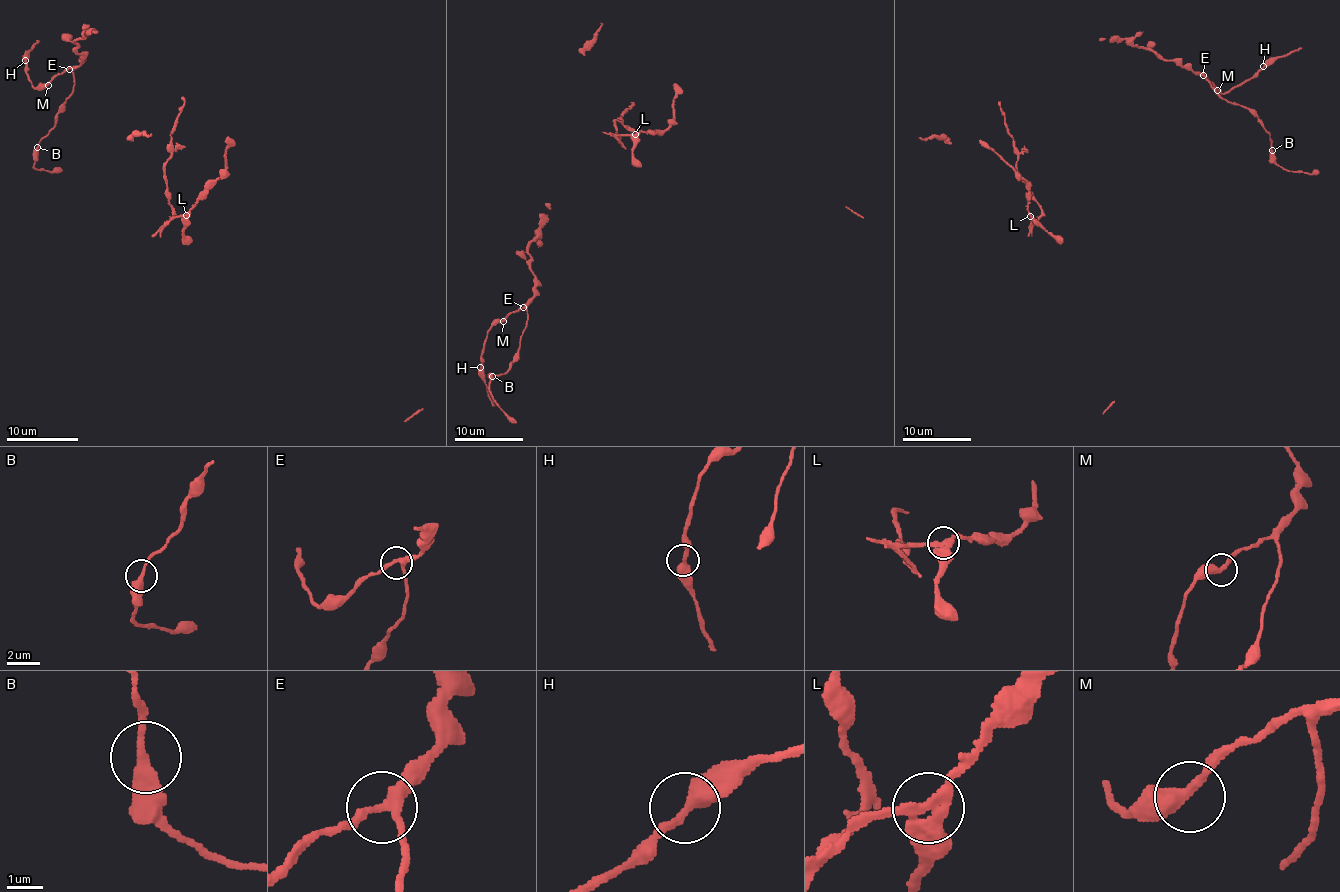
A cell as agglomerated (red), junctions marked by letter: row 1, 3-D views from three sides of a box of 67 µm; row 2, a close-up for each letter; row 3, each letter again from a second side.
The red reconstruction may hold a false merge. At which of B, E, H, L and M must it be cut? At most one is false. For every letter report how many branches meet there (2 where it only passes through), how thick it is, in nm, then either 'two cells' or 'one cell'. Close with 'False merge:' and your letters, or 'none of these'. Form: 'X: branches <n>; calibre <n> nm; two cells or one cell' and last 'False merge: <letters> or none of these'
B: branches 2; calibre 340 nm; one cell
E: branches 3; calibre 280 nm; one cell
H: branches 2; calibre 360 nm; one cell
L: branches 3; calibre 320 nm; two cells
M: branches 2; calibre 380 nm; one cell
False merge: L

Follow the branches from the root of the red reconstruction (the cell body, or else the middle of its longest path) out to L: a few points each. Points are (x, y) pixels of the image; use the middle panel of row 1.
L: (629, 107), (621, 121), (616, 121), (616, 136), (623, 145), (617, 139), (619, 136), (635, 134)

